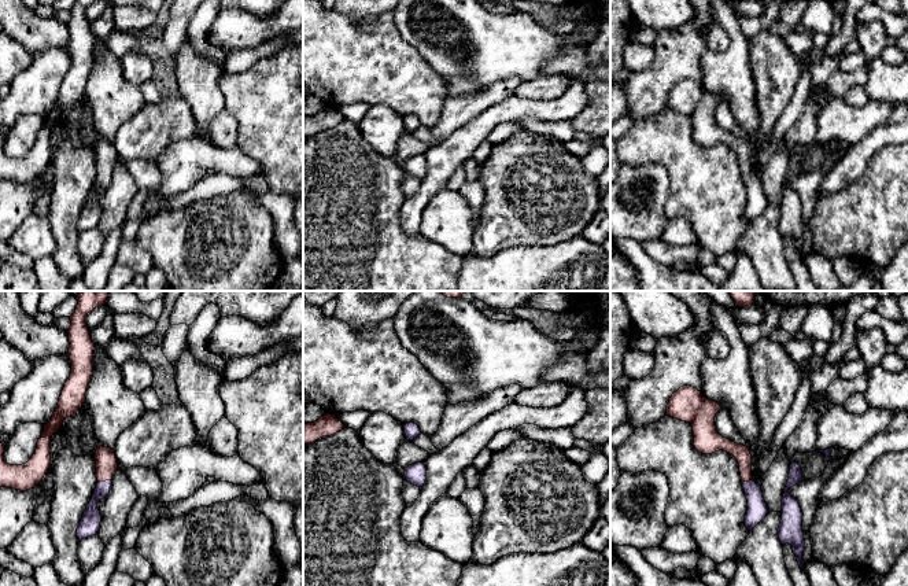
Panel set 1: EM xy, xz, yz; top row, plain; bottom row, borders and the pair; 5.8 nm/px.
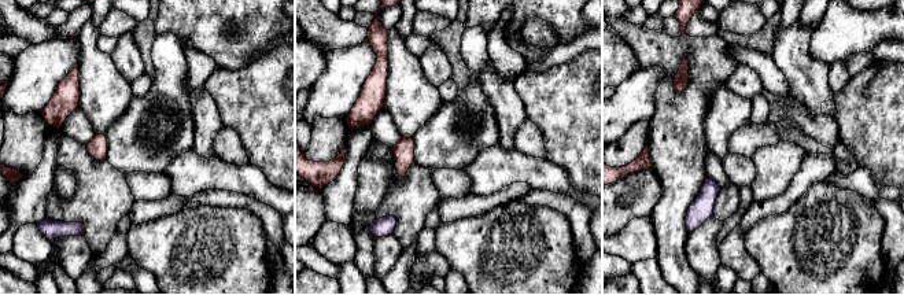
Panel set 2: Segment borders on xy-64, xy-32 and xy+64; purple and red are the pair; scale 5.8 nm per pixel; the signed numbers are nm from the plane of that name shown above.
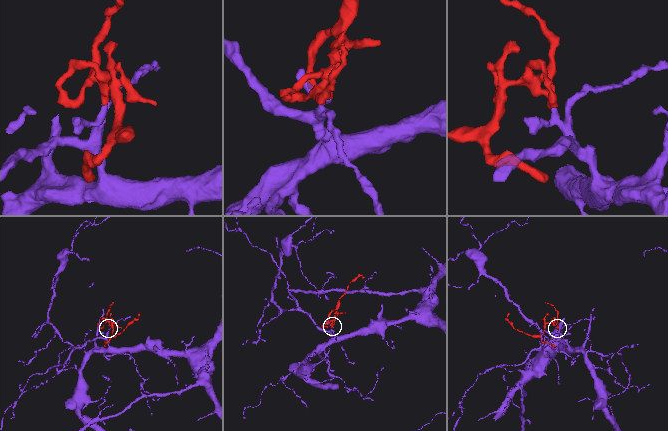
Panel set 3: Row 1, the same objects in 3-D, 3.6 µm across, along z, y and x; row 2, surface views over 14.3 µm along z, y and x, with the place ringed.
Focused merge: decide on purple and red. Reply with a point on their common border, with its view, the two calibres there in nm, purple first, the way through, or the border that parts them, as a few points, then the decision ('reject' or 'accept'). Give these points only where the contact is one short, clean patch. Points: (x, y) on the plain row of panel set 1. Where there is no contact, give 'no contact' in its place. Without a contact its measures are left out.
meets purple in xy at (106, 173); 110 nm thick on the purple side, 130 nm on the other; accept

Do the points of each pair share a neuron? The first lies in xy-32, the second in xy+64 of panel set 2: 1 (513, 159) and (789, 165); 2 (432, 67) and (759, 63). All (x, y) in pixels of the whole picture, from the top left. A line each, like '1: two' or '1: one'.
1: one
2: two

